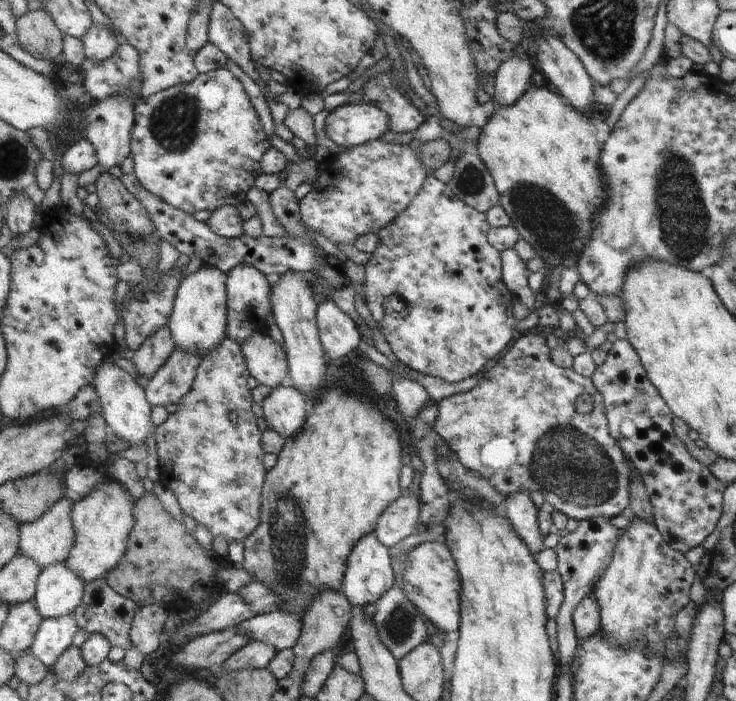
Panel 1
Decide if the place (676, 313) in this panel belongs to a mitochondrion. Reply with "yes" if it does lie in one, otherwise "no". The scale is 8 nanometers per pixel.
no

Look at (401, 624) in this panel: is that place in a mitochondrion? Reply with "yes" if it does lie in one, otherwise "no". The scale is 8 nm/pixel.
yes

